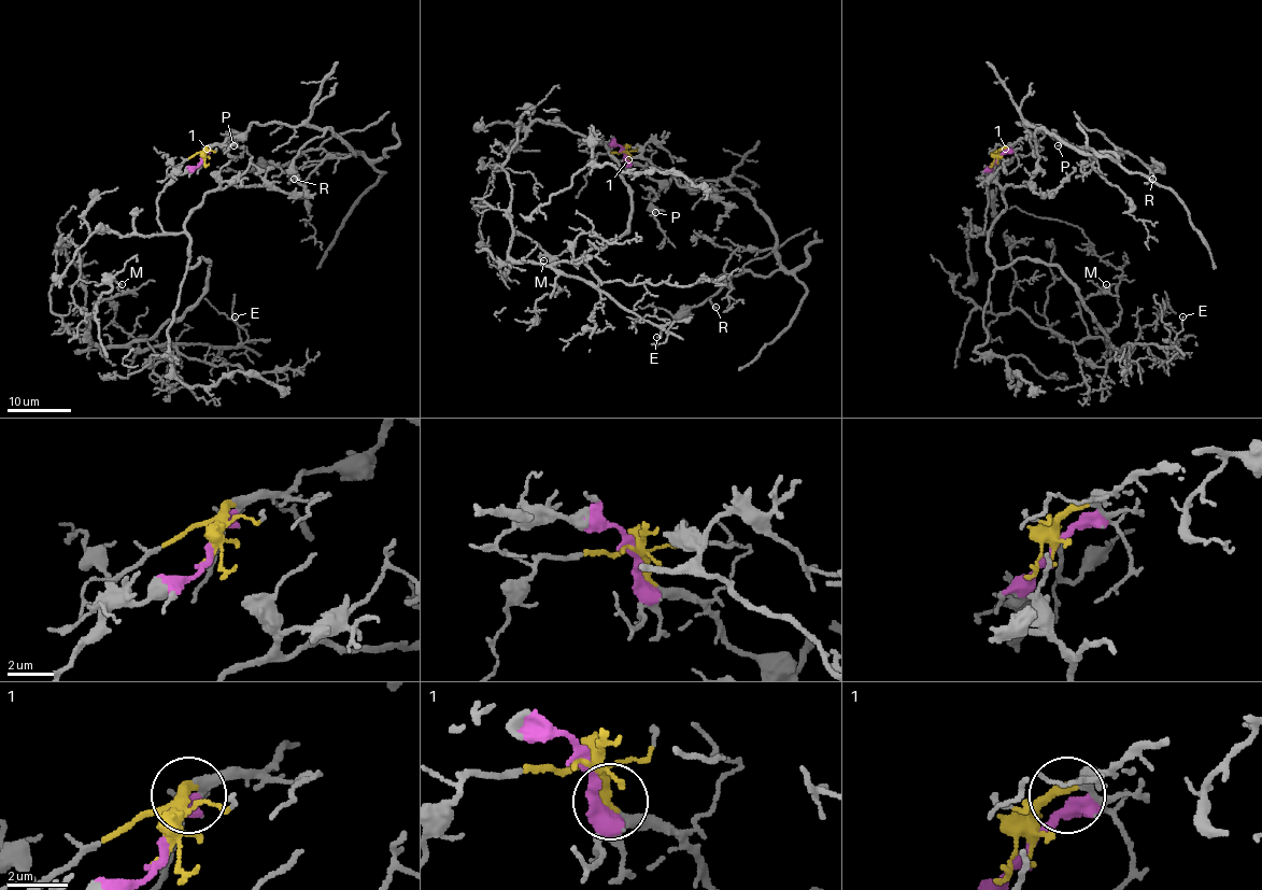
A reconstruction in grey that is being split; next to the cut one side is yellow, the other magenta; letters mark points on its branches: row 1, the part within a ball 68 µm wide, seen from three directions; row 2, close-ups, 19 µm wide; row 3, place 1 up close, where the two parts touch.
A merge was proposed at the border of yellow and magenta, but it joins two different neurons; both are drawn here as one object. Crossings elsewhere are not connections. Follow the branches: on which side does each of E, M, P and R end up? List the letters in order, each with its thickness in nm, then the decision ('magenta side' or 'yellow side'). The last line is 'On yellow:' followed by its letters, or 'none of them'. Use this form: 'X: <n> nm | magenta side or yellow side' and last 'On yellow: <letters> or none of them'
E: 110 nm | magenta side
M: 130 nm | magenta side
P: 120 nm | yellow side
R: 120 nm | yellow side
On yellow: P, R

